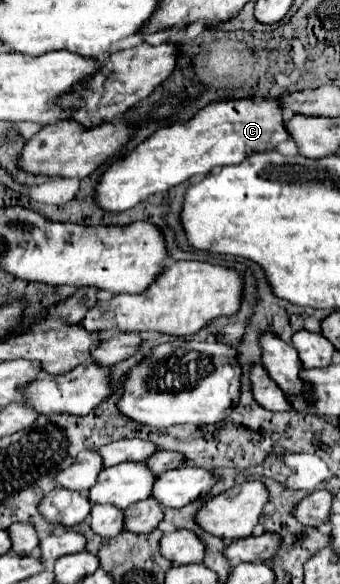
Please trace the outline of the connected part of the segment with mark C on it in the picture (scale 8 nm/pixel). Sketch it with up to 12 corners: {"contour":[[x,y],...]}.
{"contour":[[218,100],[160,128],[98,182],[122,212],[290,140],[282,104]]}

